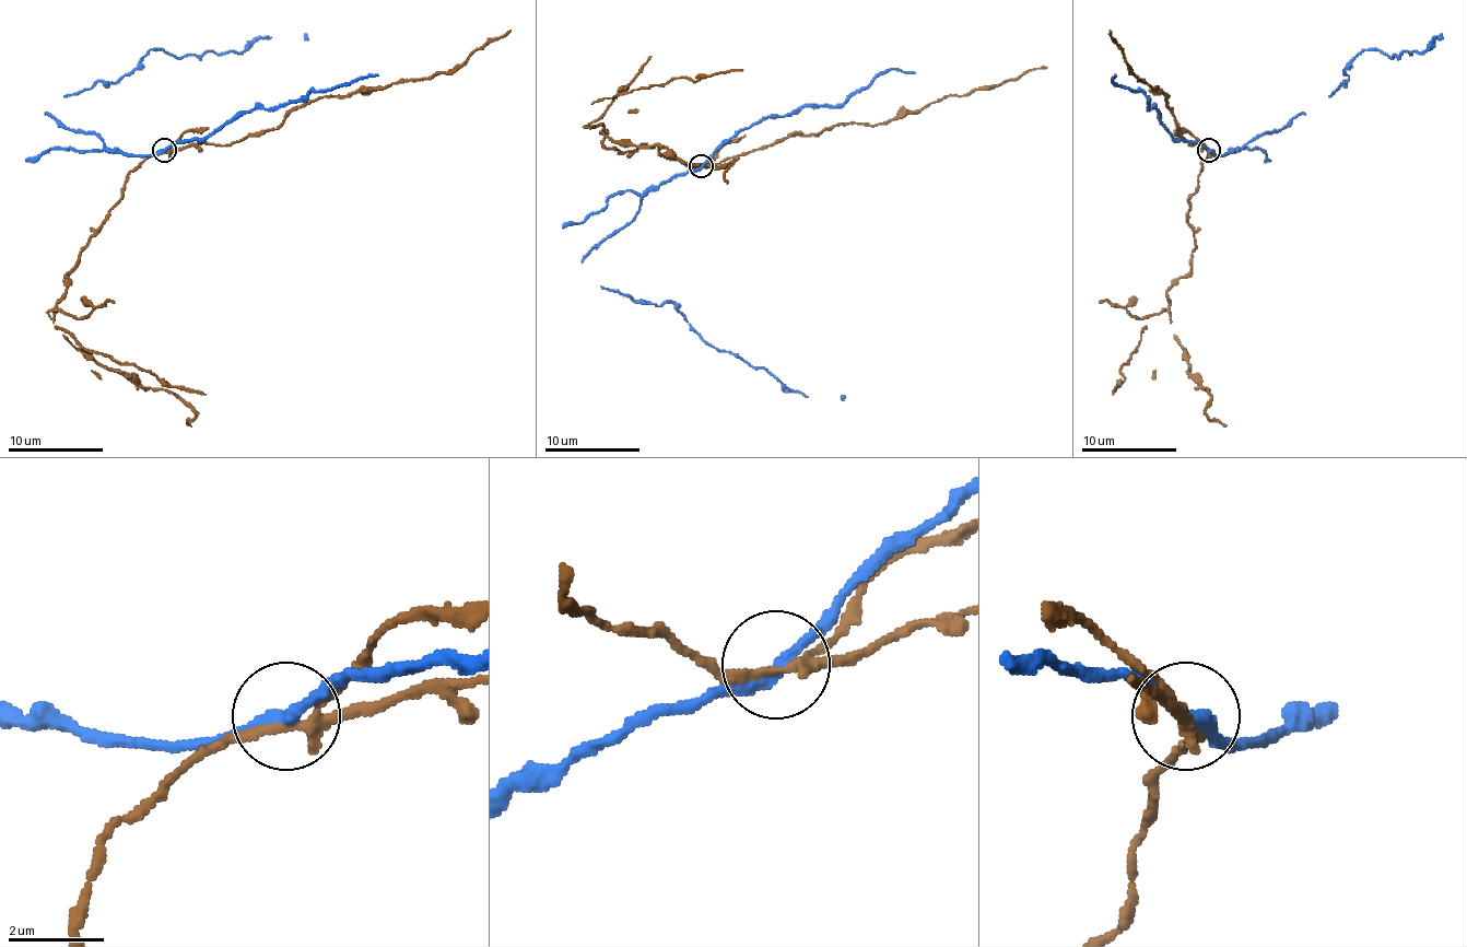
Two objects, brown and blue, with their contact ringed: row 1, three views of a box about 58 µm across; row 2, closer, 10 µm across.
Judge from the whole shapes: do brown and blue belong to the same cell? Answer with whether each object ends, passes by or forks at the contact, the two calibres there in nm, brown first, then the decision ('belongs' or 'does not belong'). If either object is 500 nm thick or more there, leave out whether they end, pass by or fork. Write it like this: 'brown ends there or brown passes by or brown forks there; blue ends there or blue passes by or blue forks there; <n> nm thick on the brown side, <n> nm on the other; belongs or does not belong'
brown passes by; blue passes by; 200 nm thick on the brown side, 260 nm on the other; does not belong

